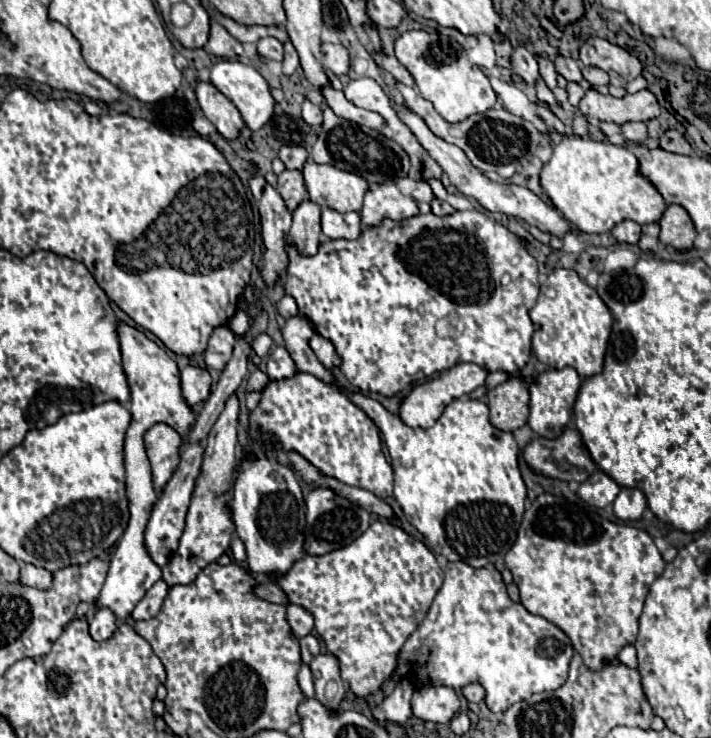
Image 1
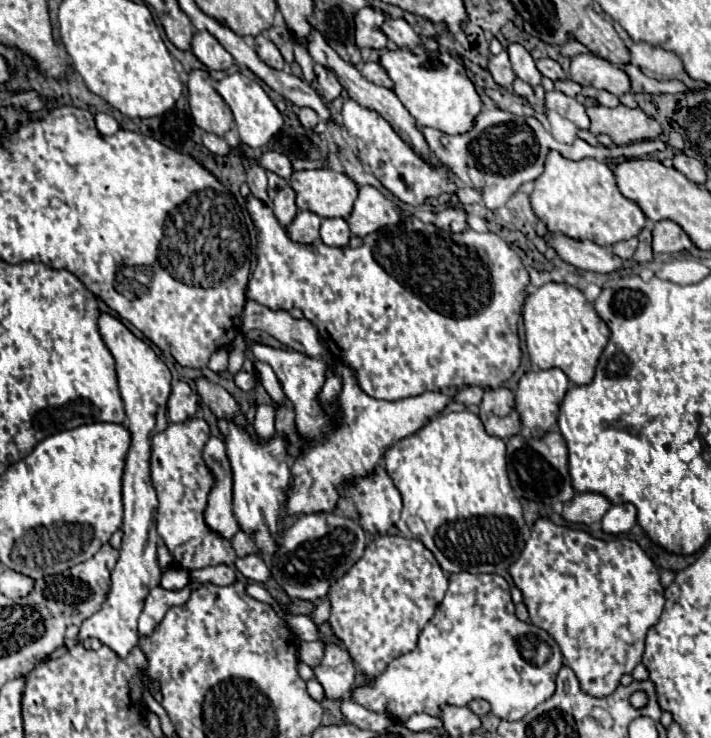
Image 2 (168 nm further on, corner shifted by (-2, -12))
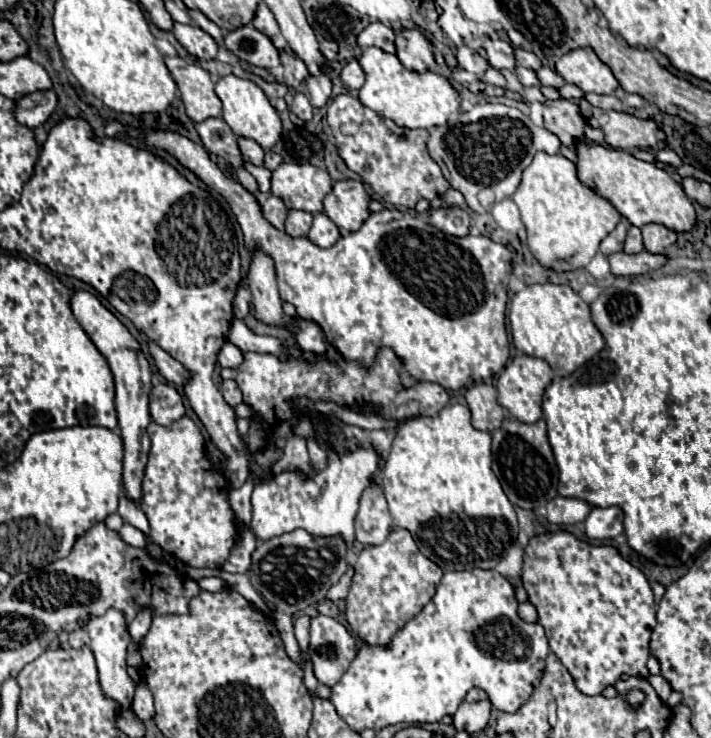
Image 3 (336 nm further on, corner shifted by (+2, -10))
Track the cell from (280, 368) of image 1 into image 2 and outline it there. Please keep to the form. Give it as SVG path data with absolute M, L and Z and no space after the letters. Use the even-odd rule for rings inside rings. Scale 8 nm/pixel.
M251 344L249 350L257 360L267 362L273 368L283 394L287 400L291 400L291 404L295 404L299 432L311 440L309 450L291 466L293 486L285 508L287 514L331 512L339 498L339 486L343 480L353 480L355 476L371 472L371 468L375 468L375 464L383 458L387 446L395 444L395 440L417 434L433 416L441 414L443 408L453 402L453 396L443 392L423 392L419 396L409 396L395 402L375 400L359 388L353 372L345 364L339 364L339 374L343 376L343 420L335 424L323 416L323 410L319 404L315 404L315 396L325 382L327 364L323 358L315 360L309 356L299 356L299 352L277 350L261 344Z

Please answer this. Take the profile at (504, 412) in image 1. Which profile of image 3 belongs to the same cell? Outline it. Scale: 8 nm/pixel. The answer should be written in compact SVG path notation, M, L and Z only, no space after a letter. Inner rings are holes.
M475 384L465 392L465 400L471 410L471 422L477 430L493 432L501 426L505 412L497 402L497 394L493 386Z

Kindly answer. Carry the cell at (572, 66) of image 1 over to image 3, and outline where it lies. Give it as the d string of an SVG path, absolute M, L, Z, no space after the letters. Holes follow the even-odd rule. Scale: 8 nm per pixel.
M515 48L515 62L517 62L519 66L529 68L529 70L541 68L541 60L539 60L533 52L527 52L527 50L523 50L523 48Z

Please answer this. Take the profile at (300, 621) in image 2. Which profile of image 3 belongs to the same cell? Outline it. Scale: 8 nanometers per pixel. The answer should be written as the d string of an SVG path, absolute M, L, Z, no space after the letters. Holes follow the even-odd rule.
M317 616L311 620L309 658L315 678L325 686L335 686L347 672L357 652L355 636L335 618Z

